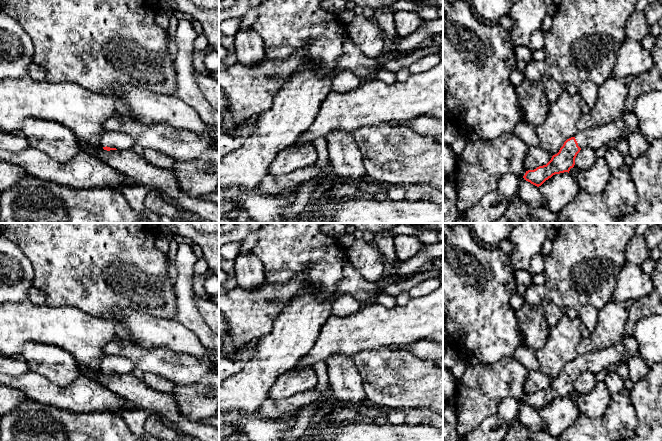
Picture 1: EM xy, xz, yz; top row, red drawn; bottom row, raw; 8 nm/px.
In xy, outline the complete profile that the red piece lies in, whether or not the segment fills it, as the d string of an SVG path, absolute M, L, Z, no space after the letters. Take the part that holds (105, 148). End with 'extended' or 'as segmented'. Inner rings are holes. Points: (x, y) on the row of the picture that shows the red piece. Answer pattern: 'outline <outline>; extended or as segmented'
outline M107 131L101 138L99 145L104 150L127 150L132 149L135 145L134 140L127 134L121 131Z; extended

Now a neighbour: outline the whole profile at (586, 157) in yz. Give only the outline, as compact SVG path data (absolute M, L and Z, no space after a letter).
M591 148L581 149L575 158L575 165L578 170L585 170L595 163L596 161L595 151Z

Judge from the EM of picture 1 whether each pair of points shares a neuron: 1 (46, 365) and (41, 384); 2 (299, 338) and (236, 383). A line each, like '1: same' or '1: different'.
1: different
2: same

